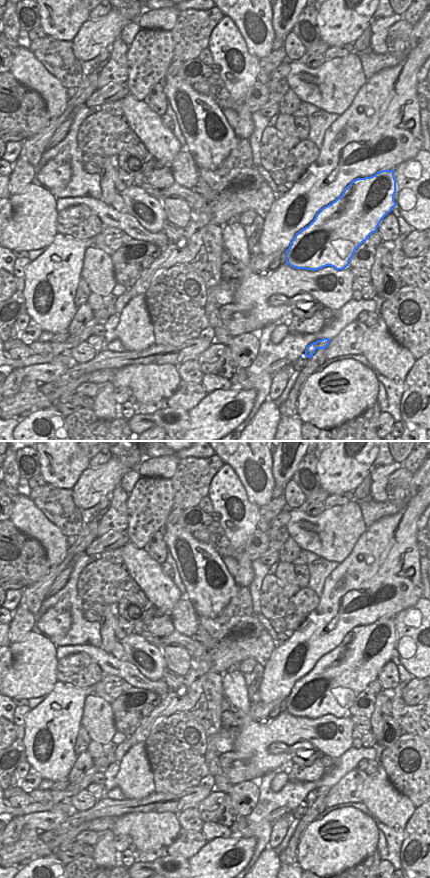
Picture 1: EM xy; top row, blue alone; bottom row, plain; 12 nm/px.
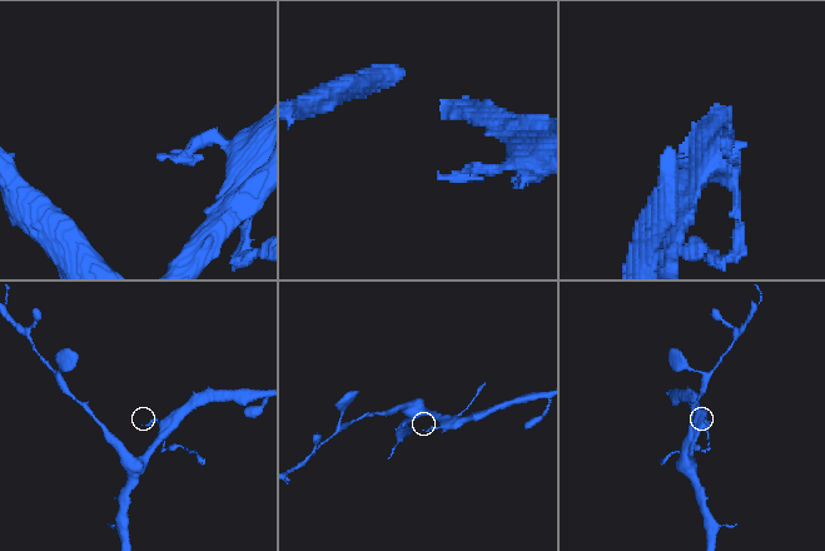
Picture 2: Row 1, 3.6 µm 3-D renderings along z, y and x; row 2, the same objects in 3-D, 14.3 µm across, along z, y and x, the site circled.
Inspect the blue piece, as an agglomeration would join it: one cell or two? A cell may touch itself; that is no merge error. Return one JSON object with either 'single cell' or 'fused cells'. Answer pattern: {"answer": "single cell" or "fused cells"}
{"answer": "fused cells"}

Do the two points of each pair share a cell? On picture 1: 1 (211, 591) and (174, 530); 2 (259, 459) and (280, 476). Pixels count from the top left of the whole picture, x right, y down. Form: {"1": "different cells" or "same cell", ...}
{"1": "same cell", "2": "different cells"}

